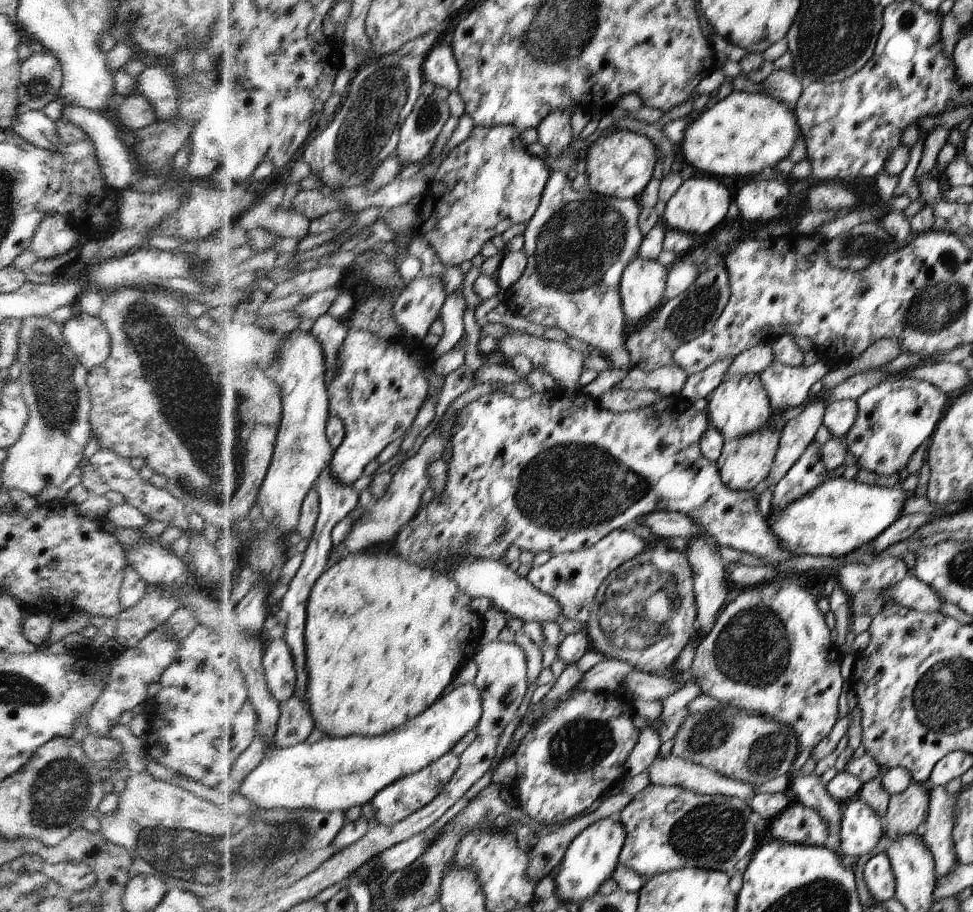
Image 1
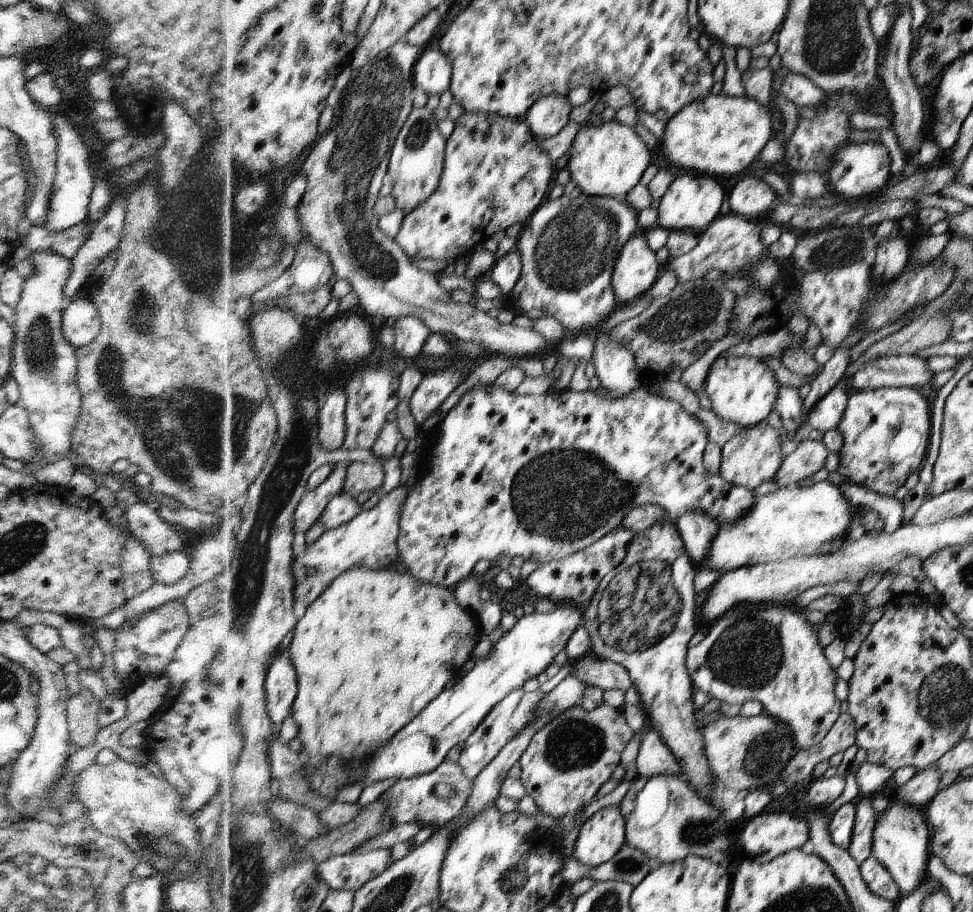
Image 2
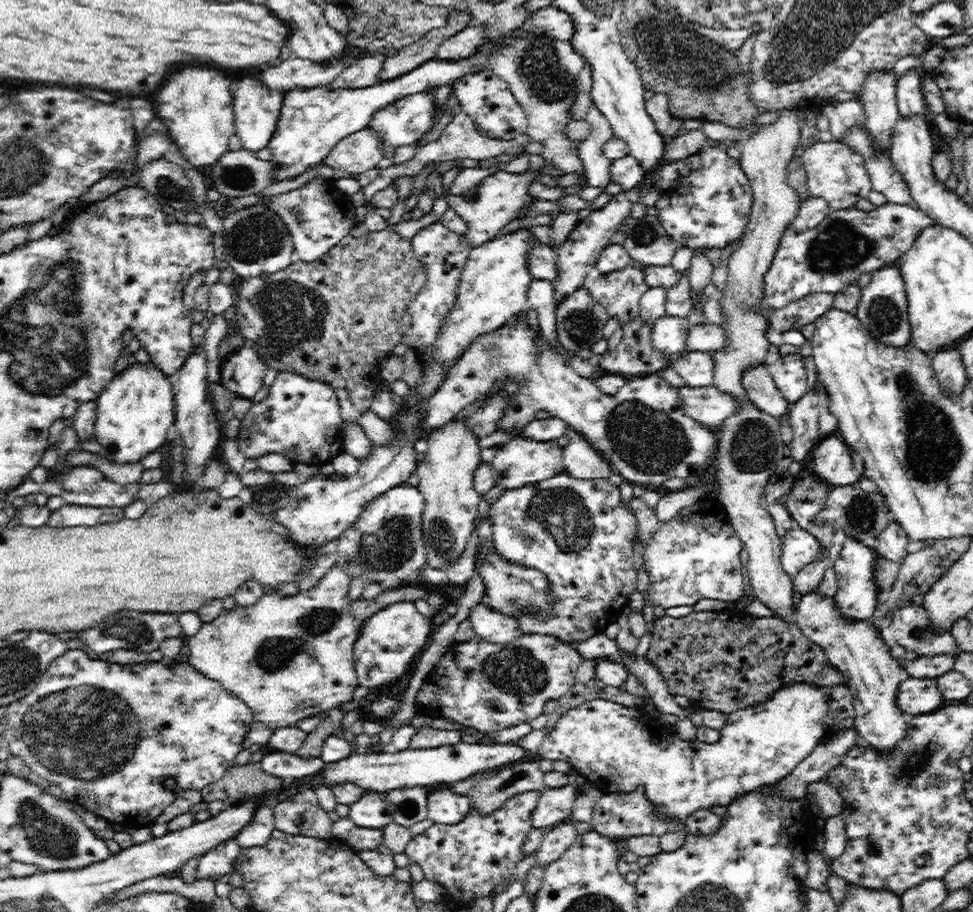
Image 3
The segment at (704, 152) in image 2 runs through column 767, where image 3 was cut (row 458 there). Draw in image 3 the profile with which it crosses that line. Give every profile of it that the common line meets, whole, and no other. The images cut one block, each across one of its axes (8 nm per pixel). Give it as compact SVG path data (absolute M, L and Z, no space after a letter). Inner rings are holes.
M151 362L129 364L122 372L108 382L104 392L96 401L96 420L94 438L104 446L104 454L108 460L116 464L132 464L140 458L157 452L171 437L175 422L175 388L171 378L161 373Z

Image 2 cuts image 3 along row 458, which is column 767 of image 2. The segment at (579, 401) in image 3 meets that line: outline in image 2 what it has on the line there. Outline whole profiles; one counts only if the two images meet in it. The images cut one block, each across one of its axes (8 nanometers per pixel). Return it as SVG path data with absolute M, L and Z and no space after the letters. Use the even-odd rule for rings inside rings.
M751 604L738 605L716 620L716 624L712 626L700 643L689 648L689 658L685 660L685 664L689 665L689 672L693 677L696 691L702 690L702 692L706 692L706 694L709 694L712 698L718 698L718 700L726 704L743 704L747 700L758 700L758 702L762 703L763 712L766 712L766 714L770 716L774 716L776 720L782 720L782 722L789 724L790 728L793 728L794 740L799 749L807 749L820 743L821 740L829 734L830 730L832 730L834 723L838 720L838 716L840 716L840 702L838 702L838 699L834 696L834 680L836 680L836 673L832 670L826 656L824 656L824 650L822 650L822 646L818 643L816 632L812 630L813 625L806 622L805 613L804 609L796 610L792 606L789 606L789 604L774 604L770 606Z

